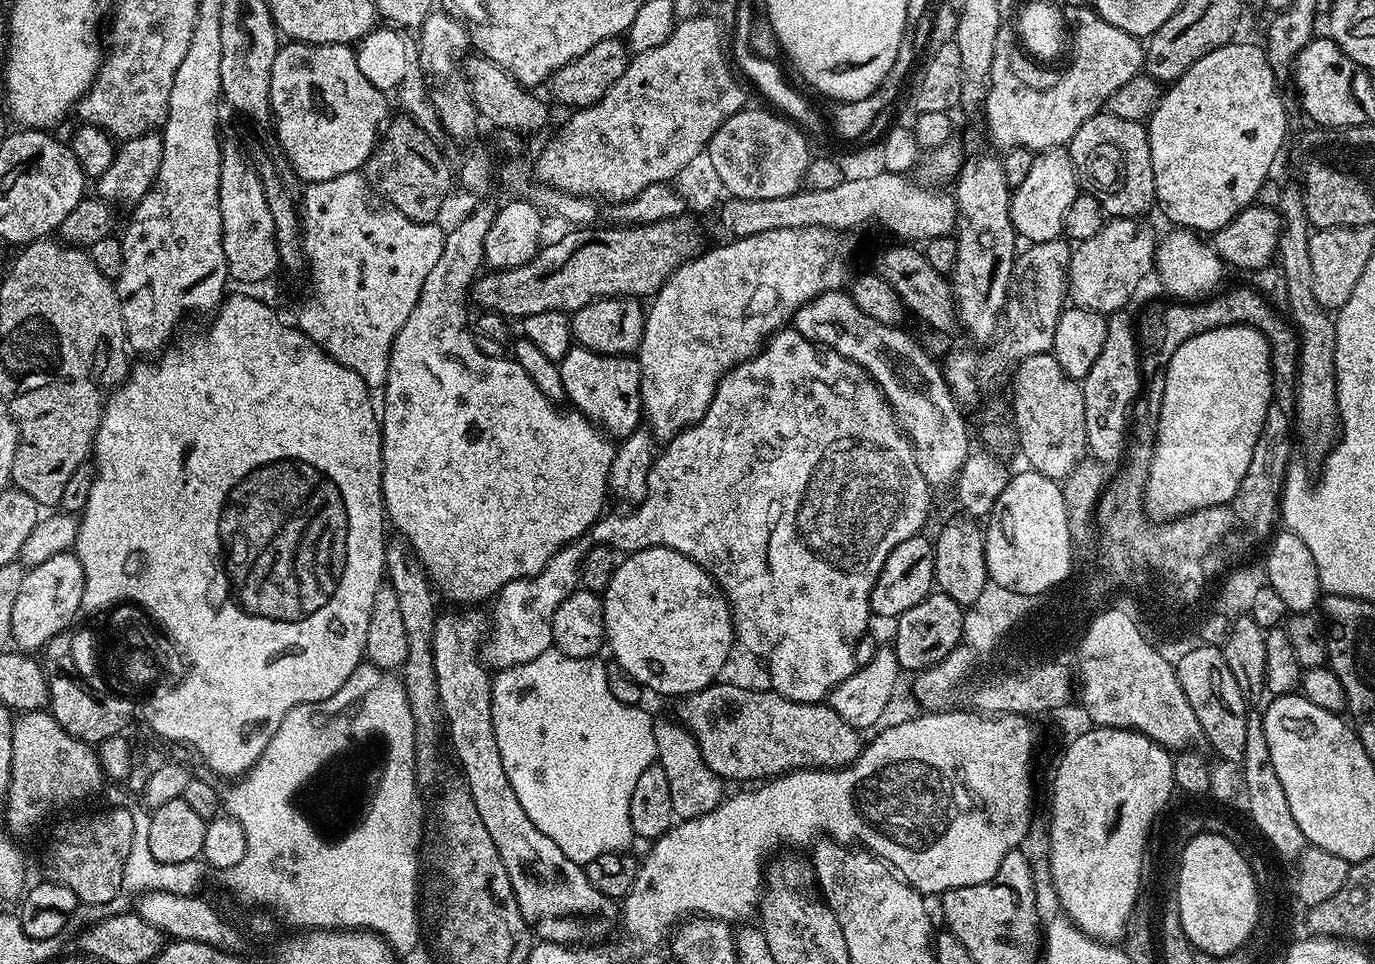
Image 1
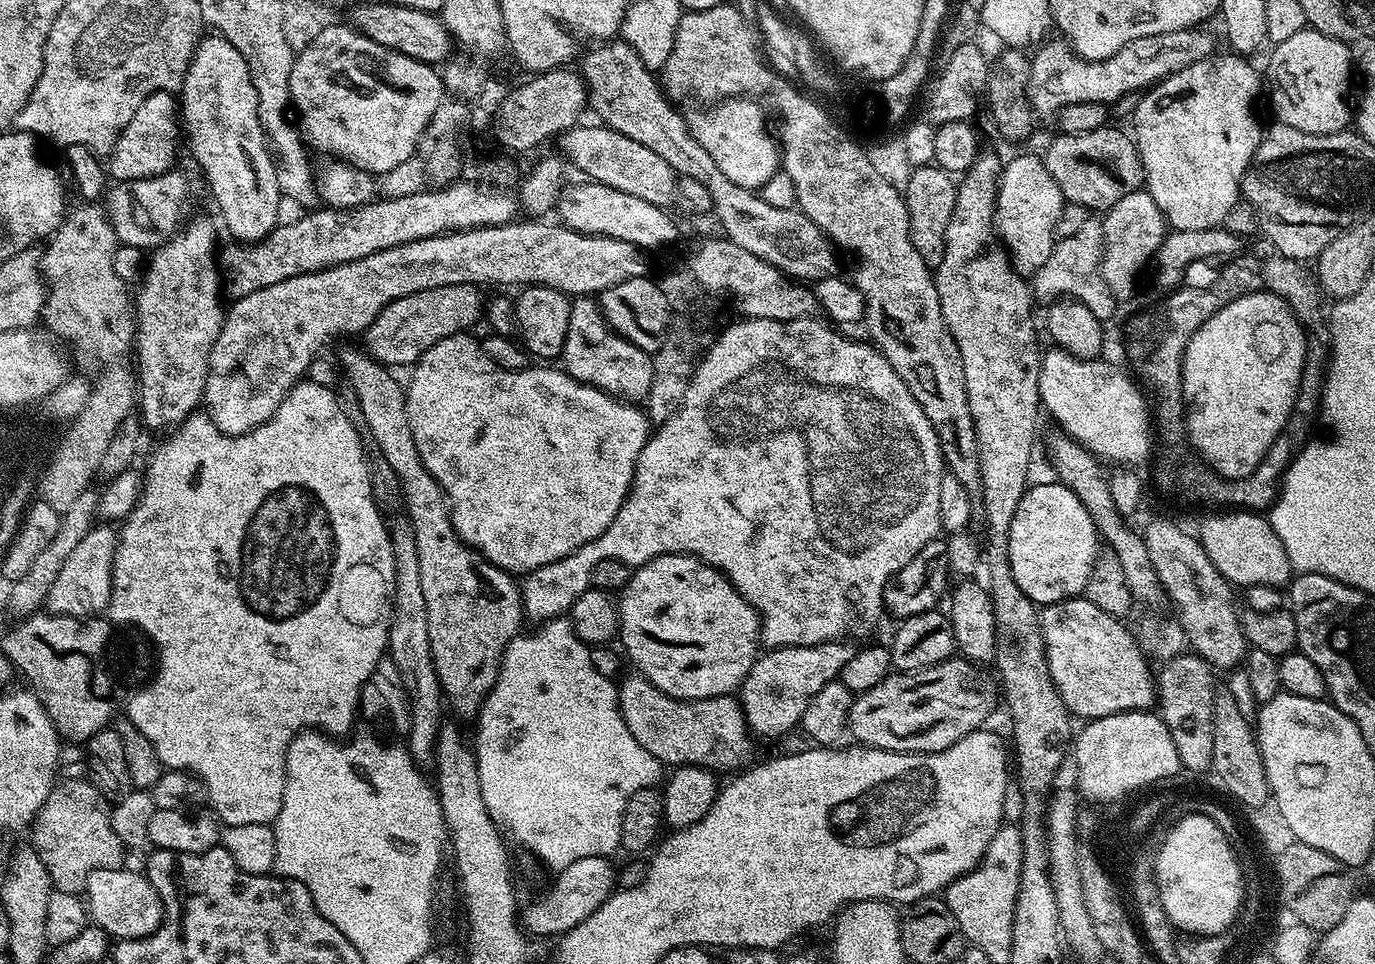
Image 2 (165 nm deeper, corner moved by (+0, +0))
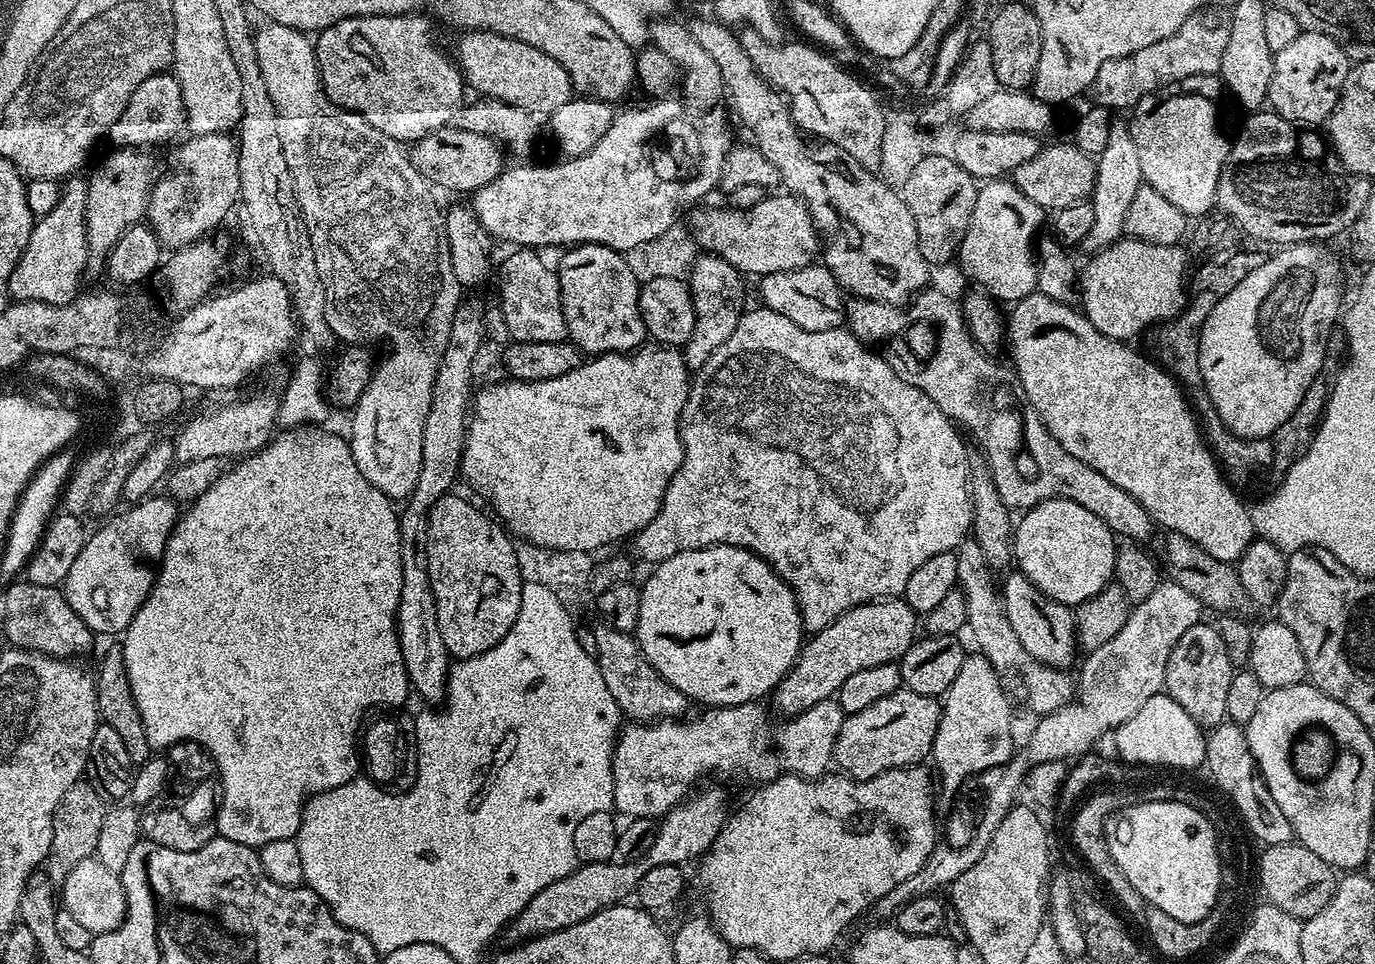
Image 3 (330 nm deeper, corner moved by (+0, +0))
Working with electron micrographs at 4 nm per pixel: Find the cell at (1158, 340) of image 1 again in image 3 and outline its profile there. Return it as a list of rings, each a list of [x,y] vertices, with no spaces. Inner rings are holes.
[[[1201,289],[1193,299],[1185,305],[1185,309],[1172,320],[1164,321],[1160,325],[1155,325],[1149,333],[1145,335],[1148,358],[1155,360],[1172,378],[1181,384],[1185,390],[1185,395],[1189,398],[1189,403],[1200,419],[1200,426],[1205,437],[1205,441],[1212,450],[1217,461],[1225,468],[1225,471],[1236,478],[1250,476],[1266,467],[1270,468],[1274,461],[1274,450],[1271,439],[1266,440],[1246,440],[1233,434],[1222,418],[1218,415],[1218,410],[1214,408],[1206,388],[1205,378],[1202,376],[1201,367],[1198,364],[1199,338],[1194,334],[1194,328],[1201,330],[1205,324],[1210,310],[1216,305],[1218,297],[1210,290]]]

